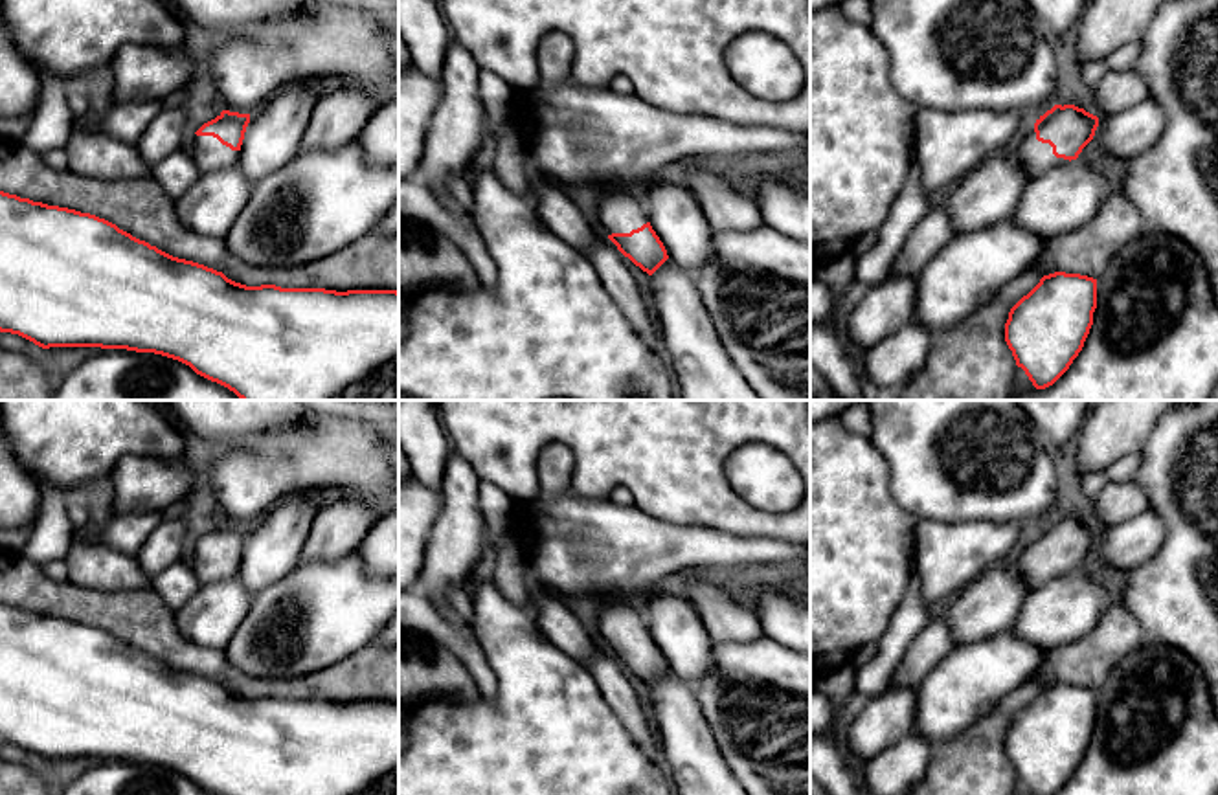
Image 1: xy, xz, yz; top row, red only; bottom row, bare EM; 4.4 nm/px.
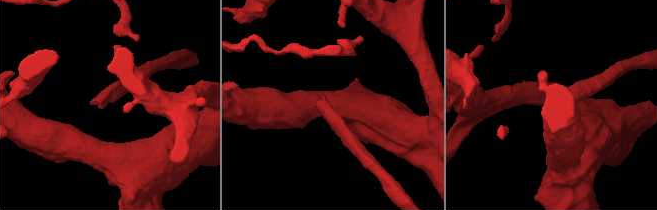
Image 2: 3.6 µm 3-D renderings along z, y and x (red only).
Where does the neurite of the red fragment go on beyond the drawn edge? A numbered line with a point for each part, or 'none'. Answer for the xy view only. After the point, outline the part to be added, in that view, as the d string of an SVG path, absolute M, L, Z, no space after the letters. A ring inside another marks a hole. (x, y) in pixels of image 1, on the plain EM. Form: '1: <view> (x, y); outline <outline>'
1: xy (210, 566); outline M189 547L187 560L202 586L237 577L239 562L231 562L213 547Z

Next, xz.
1: xz (620, 621); outline M599 600L597 639L606 648L630 644L648 633L641 604L628 600Z

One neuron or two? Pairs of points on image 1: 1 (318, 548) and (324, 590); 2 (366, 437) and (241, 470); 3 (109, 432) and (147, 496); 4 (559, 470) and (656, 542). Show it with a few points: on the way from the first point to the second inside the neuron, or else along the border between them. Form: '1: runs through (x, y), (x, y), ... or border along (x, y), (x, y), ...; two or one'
1: border along (355, 549), (337, 559), (300, 562); two
2: runs through (335, 452), (322, 452), (272, 467); one
3: border along (168, 459), (124, 456), (109, 474); two
4: runs through (566, 500), (608, 542), (627, 542); one

